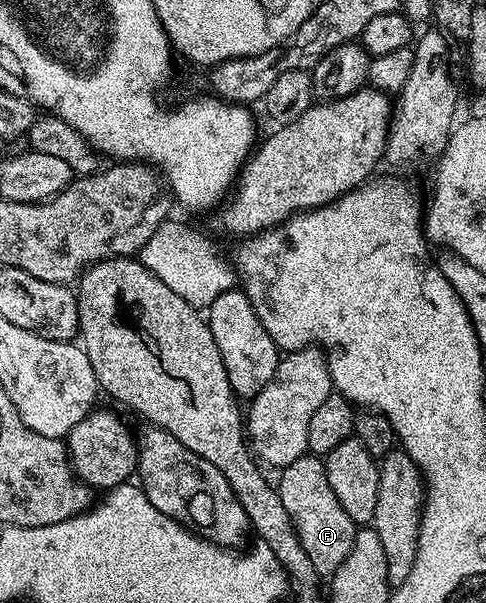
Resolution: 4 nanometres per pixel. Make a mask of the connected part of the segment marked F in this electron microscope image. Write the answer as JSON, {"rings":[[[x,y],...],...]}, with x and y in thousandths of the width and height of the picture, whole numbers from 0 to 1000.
{"rings":[[[630,753],[580,774],[574,786],[578,798],[566,803],[570,818],[623,912],[632,912],[632,925],[640,925],[640,939],[648,939],[656,952],[683,952],[698,945],[698,939],[706,939],[706,925],[722,919],[722,899],[730,899],[737,871],[714,859],[714,846],[698,839],[698,826],[689,826],[689,813],[681,813],[681,799],[673,799],[667,761]]]}

